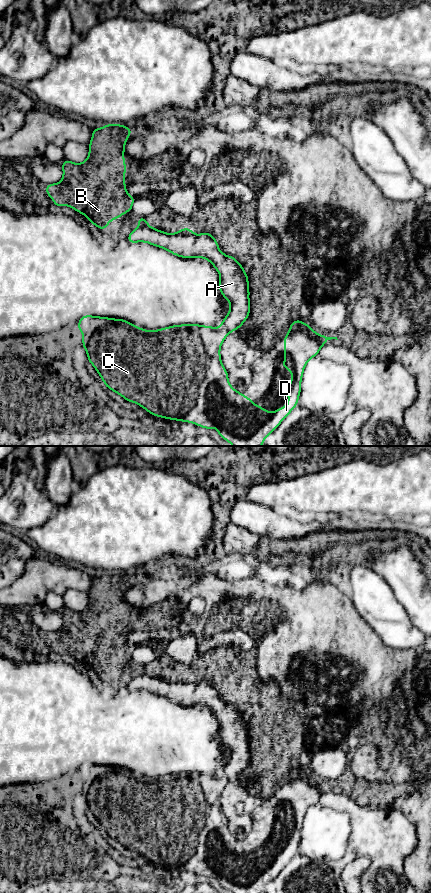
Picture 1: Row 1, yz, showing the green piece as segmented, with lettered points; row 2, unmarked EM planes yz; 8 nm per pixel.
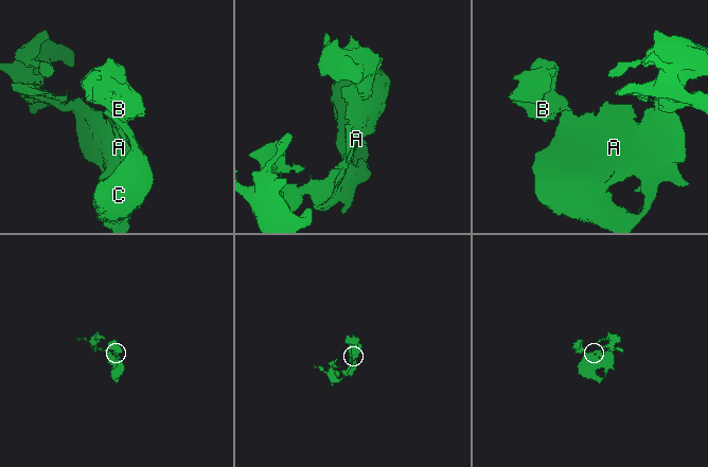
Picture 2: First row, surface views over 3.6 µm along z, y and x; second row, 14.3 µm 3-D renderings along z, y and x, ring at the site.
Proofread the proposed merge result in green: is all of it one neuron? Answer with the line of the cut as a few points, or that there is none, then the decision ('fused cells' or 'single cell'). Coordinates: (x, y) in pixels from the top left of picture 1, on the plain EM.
cut yz (147, 671), (139, 675); fused cells

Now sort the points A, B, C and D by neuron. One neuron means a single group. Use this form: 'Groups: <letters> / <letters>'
Groups: A C D / B

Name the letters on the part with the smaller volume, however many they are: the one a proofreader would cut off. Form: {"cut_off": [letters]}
{"cut_off": ["B"]}

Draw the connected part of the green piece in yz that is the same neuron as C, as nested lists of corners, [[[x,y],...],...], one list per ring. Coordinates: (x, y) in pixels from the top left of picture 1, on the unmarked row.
[[[147,672],[134,677],[127,684],[127,687],[129,691],[149,691],[163,696],[178,705],[202,705],[204,708],[210,709],[219,720],[220,731],[218,736],[222,744],[230,750],[230,757],[218,776],[198,772],[182,772],[155,779],[139,776],[123,767],[84,763],[79,768],[77,775],[83,782],[82,792],[88,803],[88,809],[96,817],[106,835],[118,841],[125,848],[138,852],[153,864],[194,871],[205,877],[216,875],[221,886],[232,893],[262,893],[266,885],[274,880],[279,872],[297,854],[301,840],[303,819],[307,810],[318,803],[319,798],[328,788],[338,788],[337,785],[320,783],[309,772],[303,771],[300,767],[290,772],[290,777],[284,784],[284,803],[286,807],[282,809],[282,815],[287,816],[292,821],[292,829],[288,831],[288,853],[281,854],[275,860],[266,859],[260,853],[253,852],[250,843],[245,846],[242,840],[237,840],[230,833],[228,820],[224,816],[220,804],[220,796],[226,784],[232,779],[239,777],[250,763],[249,726],[244,720],[243,714],[235,705],[222,701],[217,688],[209,680],[196,683],[191,677],[183,675],[179,680],[168,682],[161,678],[156,678]]]

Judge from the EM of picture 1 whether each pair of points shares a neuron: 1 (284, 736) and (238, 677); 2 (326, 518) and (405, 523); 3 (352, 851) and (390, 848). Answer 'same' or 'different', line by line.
1: same
2: same
3: same

